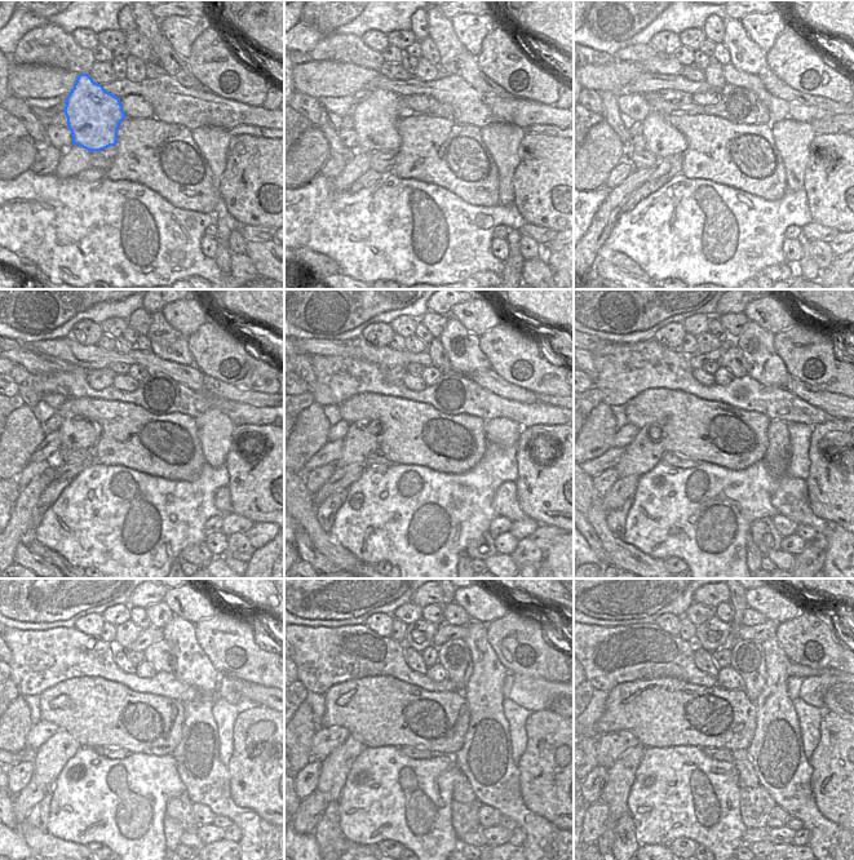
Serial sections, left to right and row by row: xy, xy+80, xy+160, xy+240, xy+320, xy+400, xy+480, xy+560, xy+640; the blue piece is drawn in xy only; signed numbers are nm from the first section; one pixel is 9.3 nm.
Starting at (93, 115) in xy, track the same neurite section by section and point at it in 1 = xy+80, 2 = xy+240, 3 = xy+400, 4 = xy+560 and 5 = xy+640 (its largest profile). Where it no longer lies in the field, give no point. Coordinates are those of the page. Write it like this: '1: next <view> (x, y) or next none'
1: next xy+80 (375, 120)
2: next xy+240 (79, 433)
3: next xy+400 (641, 456)
4: next xy+560 (335, 767)
5: next xy+640 (622, 774)

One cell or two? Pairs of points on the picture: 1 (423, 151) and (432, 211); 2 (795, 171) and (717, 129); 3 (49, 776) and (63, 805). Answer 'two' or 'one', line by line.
1: two
2: two
3: two

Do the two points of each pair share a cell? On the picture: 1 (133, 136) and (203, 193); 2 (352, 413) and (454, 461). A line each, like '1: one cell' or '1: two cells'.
1: one cell
2: one cell

